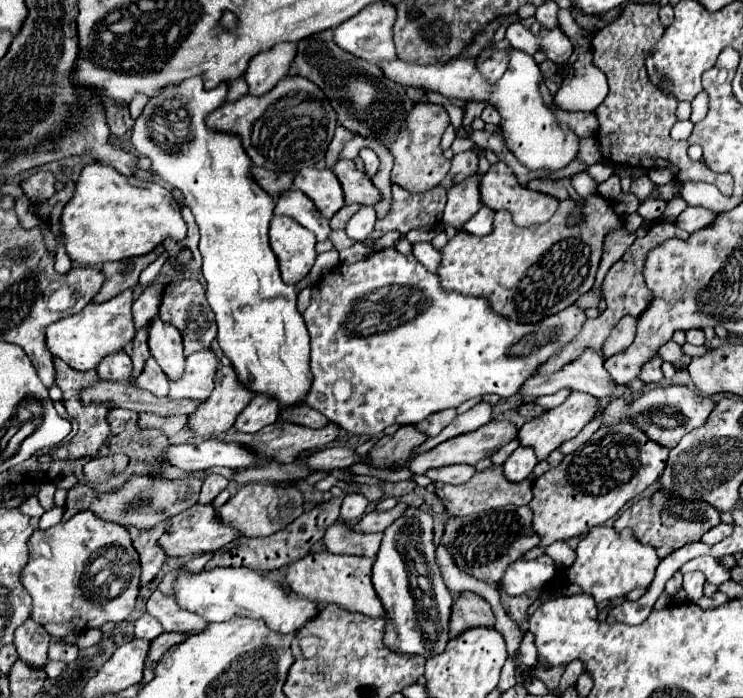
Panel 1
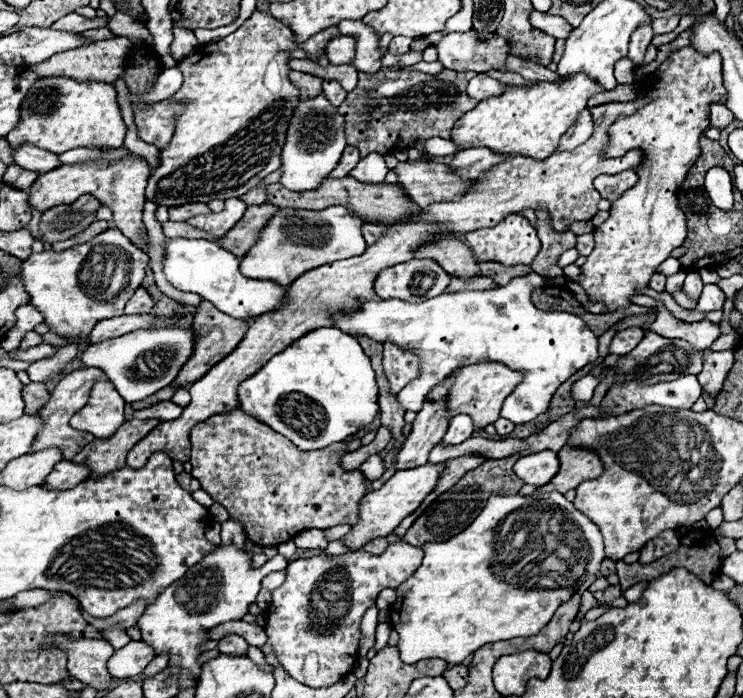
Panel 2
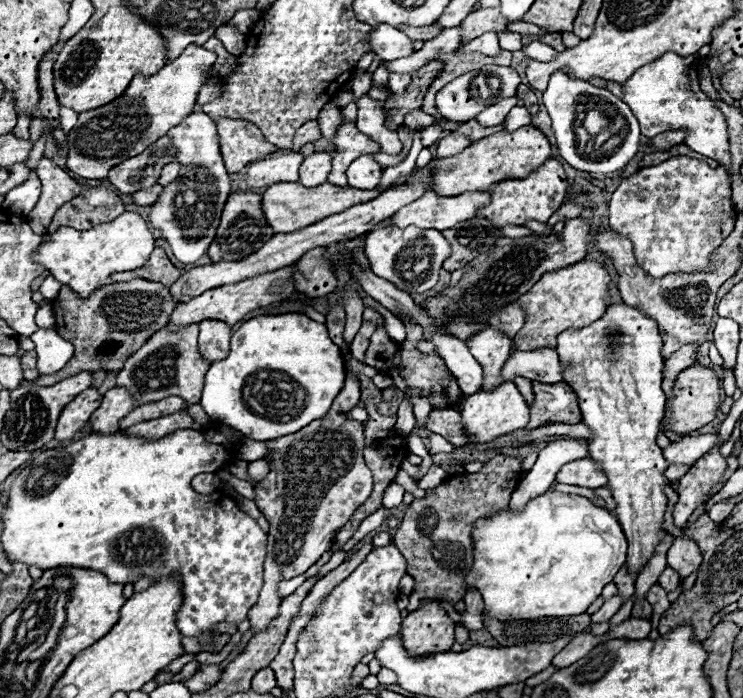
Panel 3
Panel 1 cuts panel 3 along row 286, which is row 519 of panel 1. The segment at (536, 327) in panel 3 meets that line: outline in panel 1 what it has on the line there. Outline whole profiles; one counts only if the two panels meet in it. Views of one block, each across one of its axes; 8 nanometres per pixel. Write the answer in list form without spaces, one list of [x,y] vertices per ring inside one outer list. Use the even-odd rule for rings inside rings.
[[[620,422],[612,428],[598,428],[594,436],[576,452],[564,456],[562,464],[548,470],[532,484],[532,530],[540,536],[540,548],[556,540],[568,540],[586,534],[590,528],[614,518],[618,510],[642,494],[658,480],[668,458],[666,448],[652,444],[632,422]]]

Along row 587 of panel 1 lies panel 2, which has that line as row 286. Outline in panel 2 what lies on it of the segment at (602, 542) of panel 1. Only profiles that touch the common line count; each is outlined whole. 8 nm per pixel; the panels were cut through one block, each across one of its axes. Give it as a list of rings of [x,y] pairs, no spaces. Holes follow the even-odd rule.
[[[692,46],[680,48],[658,66],[660,76],[654,82],[640,84],[638,98],[650,96],[652,102],[632,116],[618,118],[610,128],[610,144],[604,156],[618,158],[628,150],[642,146],[646,158],[638,172],[638,184],[626,190],[620,200],[614,200],[610,218],[594,230],[594,250],[580,266],[580,276],[574,280],[588,298],[602,302],[606,312],[616,312],[632,304],[638,286],[648,288],[656,266],[662,264],[674,248],[684,242],[686,218],[676,206],[676,186],[684,180],[688,166],[700,156],[700,136],[710,124],[710,106],[726,104],[726,90],[722,86],[722,58],[720,54],[704,56]]]

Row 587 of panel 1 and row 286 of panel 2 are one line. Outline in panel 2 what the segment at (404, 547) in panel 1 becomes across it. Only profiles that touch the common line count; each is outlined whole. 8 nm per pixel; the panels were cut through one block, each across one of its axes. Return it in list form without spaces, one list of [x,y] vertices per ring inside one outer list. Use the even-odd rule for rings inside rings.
[[[412,258],[408,262],[384,268],[374,282],[374,290],[382,300],[396,298],[396,300],[404,300],[404,302],[424,302],[428,298],[442,294],[446,290],[446,286],[450,284],[450,278],[452,276],[448,272],[444,272],[436,260]]]

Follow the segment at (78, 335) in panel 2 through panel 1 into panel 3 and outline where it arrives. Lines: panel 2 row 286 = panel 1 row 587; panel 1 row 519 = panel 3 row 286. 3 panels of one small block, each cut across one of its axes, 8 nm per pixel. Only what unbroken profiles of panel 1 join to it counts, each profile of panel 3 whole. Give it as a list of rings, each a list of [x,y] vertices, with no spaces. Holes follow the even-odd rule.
[[[124,210],[112,222],[96,224],[88,230],[74,230],[70,226],[60,226],[54,234],[42,238],[34,262],[46,266],[46,270],[50,270],[50,274],[58,282],[68,284],[80,296],[86,296],[92,294],[92,290],[96,290],[104,282],[112,282],[110,280],[112,272],[124,272],[134,270],[136,266],[144,266],[144,262],[148,262],[154,250],[154,242],[156,238],[152,236],[144,218],[136,212]]]

